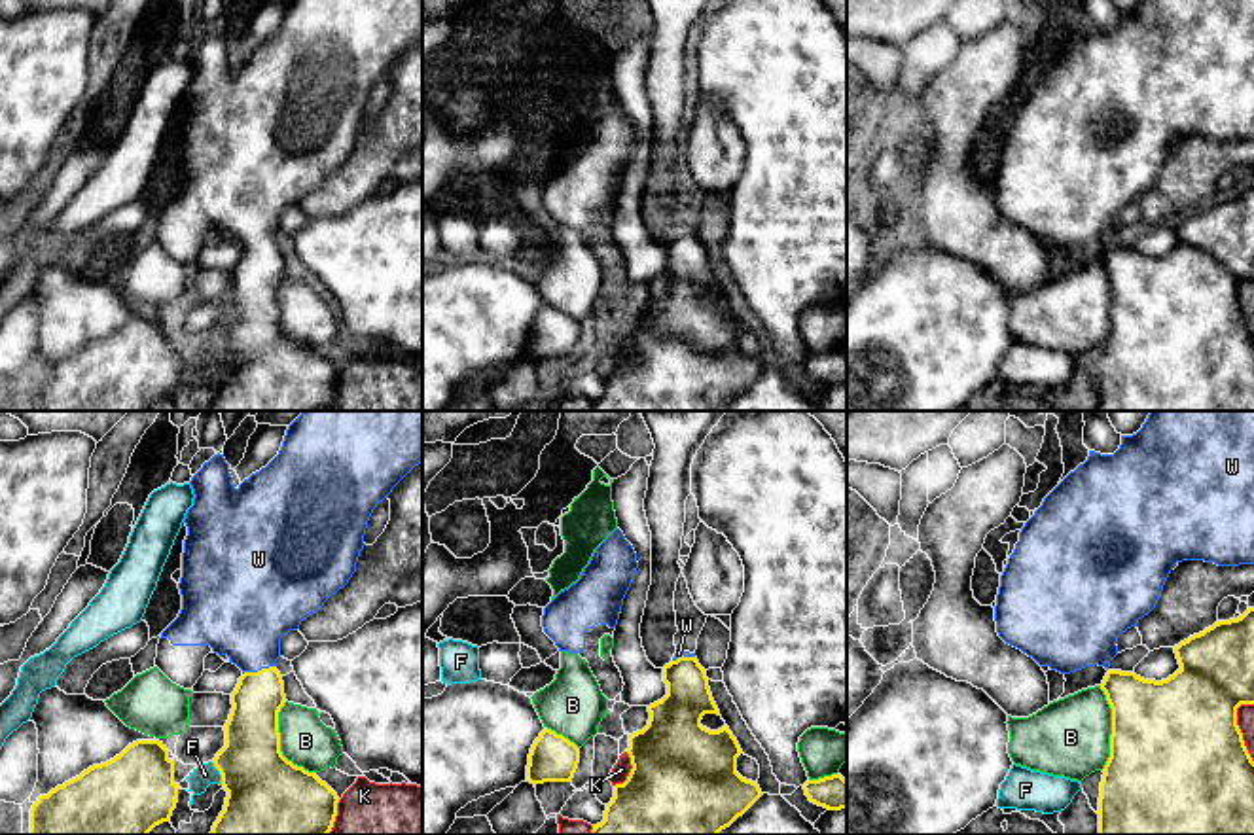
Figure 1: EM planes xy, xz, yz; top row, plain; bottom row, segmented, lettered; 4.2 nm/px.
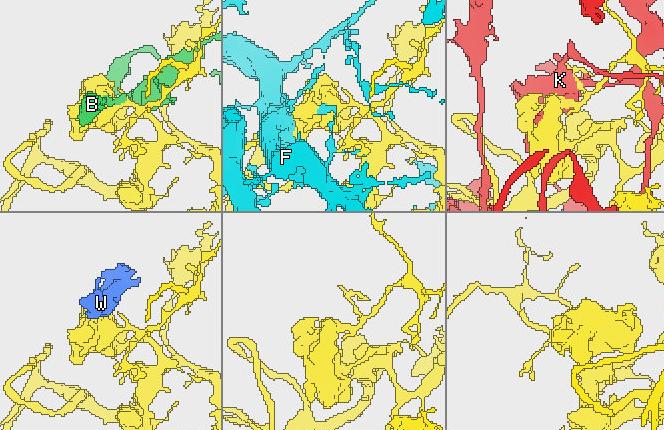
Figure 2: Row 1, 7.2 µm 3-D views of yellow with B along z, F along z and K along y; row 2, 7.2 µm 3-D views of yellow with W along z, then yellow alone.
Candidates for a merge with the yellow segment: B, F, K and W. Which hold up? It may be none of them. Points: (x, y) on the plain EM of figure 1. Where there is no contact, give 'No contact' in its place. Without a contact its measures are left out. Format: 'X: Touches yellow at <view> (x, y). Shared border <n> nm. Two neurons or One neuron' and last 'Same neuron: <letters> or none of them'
B: Touches yellow at xy (279, 319). Shared border 340 nm. Two neurons
F: Touches yellow at xy (220, 349). Shared border 120 nm. Two neurons
K: Touches yellow at xz (631, 347). Shared border 160 nm. Two neurons
W: Touches yellow at xy (258, 247). Shared border 150 nm. One neuron
Same neuron: W

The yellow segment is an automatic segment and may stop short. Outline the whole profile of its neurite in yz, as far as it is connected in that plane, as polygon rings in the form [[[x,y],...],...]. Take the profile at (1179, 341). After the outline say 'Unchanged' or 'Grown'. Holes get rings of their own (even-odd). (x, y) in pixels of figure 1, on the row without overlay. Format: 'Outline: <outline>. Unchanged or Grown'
Outline: [[[1254,184],[1241,193],[1218,197],[1174,222],[1180,244],[1167,256],[1144,256],[1135,248],[1108,246],[1101,265],[1112,284],[1110,333],[1102,345],[1099,373],[1099,411],[1254,411],[1254,337],[1237,301],[1237,284],[1254,280]]]. Unchanged

